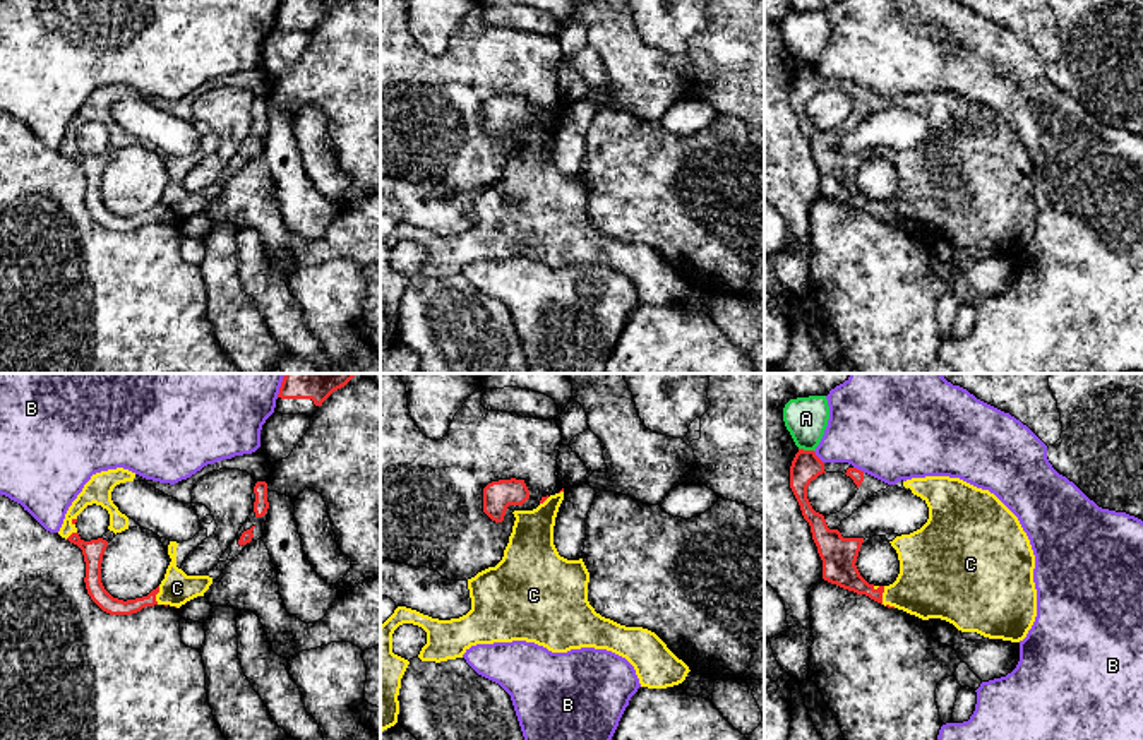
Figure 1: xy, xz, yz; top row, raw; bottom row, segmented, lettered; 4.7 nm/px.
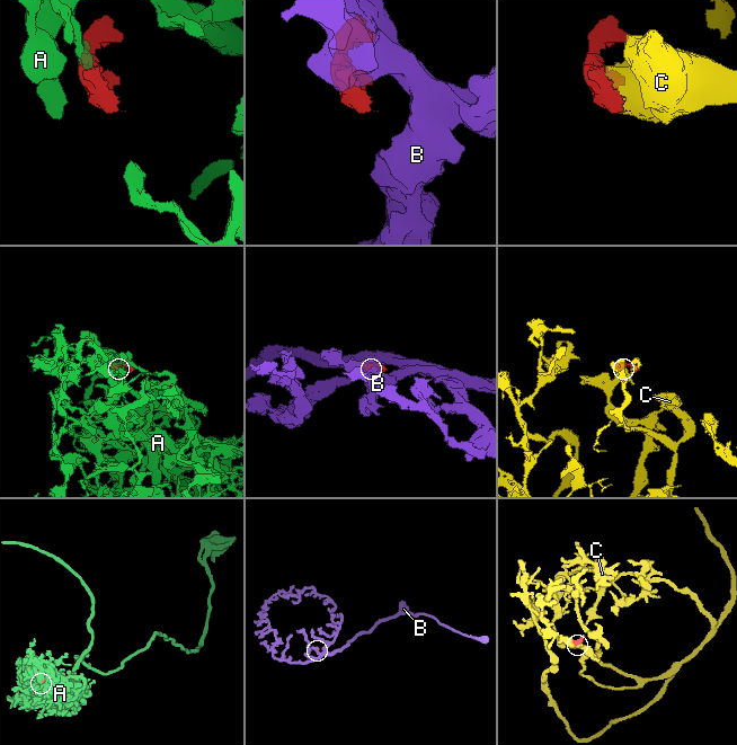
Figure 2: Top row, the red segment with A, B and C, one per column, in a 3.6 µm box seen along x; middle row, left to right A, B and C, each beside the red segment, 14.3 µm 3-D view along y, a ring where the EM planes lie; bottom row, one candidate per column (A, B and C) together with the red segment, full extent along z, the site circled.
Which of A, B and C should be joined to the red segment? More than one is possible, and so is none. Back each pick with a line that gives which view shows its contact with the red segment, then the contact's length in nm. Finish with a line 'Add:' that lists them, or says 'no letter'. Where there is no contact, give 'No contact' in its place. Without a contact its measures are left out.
C: Touches red in yz. Shared border 120 nm
Add: C

